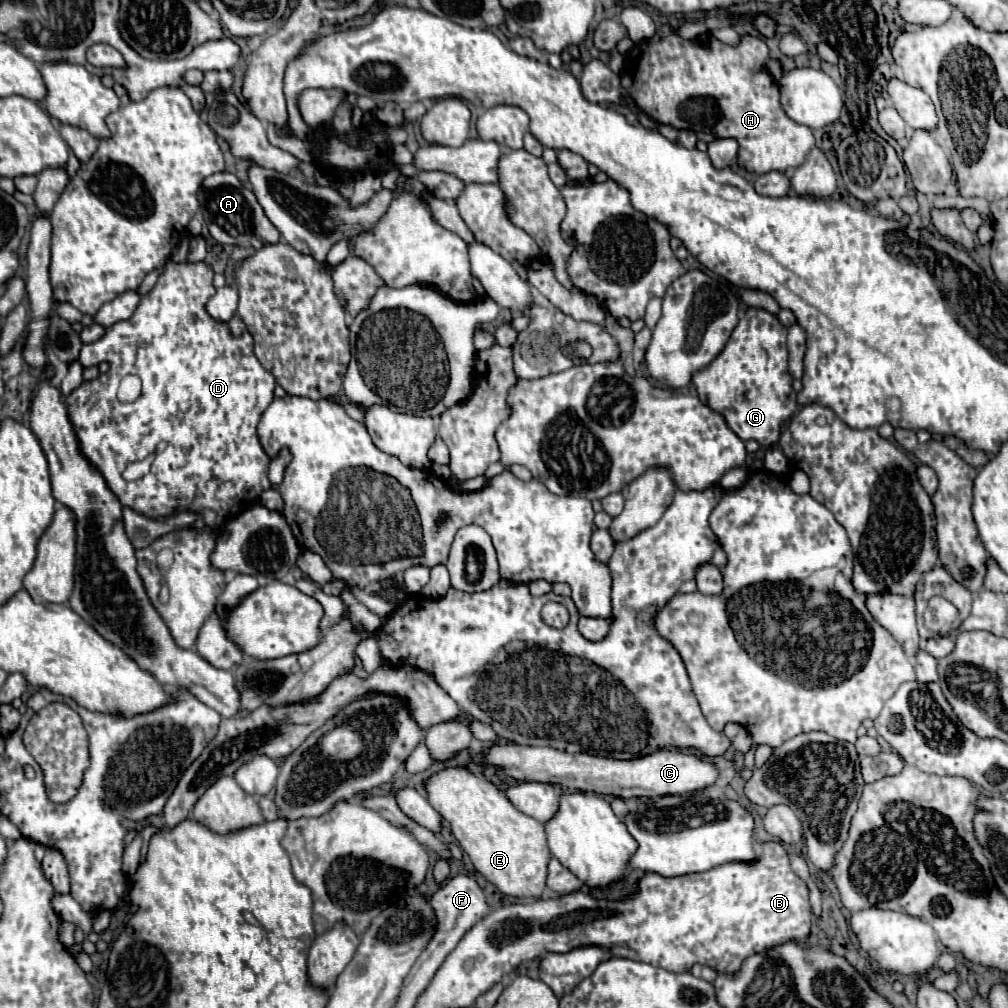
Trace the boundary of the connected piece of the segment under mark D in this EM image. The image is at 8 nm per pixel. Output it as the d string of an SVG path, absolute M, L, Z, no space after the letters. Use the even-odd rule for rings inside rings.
M168 261L158 275L154 289L144 295L128 321L118 321L106 329L104 337L88 343L80 351L80 365L92 367L102 361L110 363L108 373L82 383L66 397L68 417L72 421L82 455L96 467L108 489L124 507L156 519L170 517L182 511L196 513L192 527L220 529L232 515L258 503L262 491L270 489L268 465L270 457L264 453L256 425L260 415L274 399L276 379L254 357L254 341L248 331L240 337L230 333L228 323L216 321L208 315L206 303L216 293L212 285L214 271L206 261L174 263ZM136 373L142 379L142 395L134 403L120 403L116 397L120 377ZM166 443L162 451L158 447ZM154 453L150 473L138 481L124 481L122 471L134 461L144 461Z

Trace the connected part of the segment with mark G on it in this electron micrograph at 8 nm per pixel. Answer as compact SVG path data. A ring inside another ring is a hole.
M748 309L724 351L706 369L694 373L692 385L706 397L712 409L724 415L728 427L742 441L754 439L764 447L776 445L782 427L798 407L792 375L788 373L786 327L764 309Z

